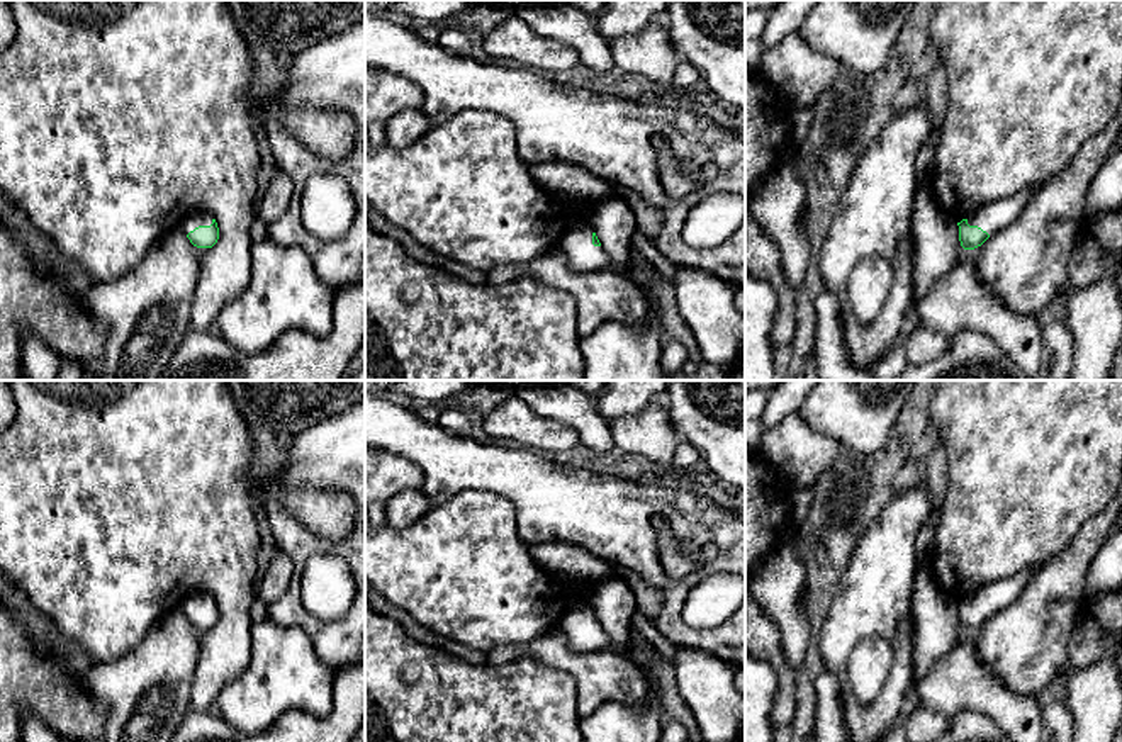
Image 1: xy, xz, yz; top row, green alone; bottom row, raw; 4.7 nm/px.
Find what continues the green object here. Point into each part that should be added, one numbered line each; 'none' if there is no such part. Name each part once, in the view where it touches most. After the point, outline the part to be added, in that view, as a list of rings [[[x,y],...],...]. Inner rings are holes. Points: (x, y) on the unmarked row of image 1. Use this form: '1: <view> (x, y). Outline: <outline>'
1: xy (196, 600). Outline: [[[194,593],[183,598],[180,608],[183,610],[185,615],[188,615],[199,606],[210,606],[212,599],[214,598],[207,593]]]

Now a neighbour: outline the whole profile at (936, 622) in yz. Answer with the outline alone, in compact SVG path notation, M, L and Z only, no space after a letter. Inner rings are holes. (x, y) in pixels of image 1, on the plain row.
M918 567L912 596L913 677L923 679L956 645L964 628L959 606L935 582L932 567Z

